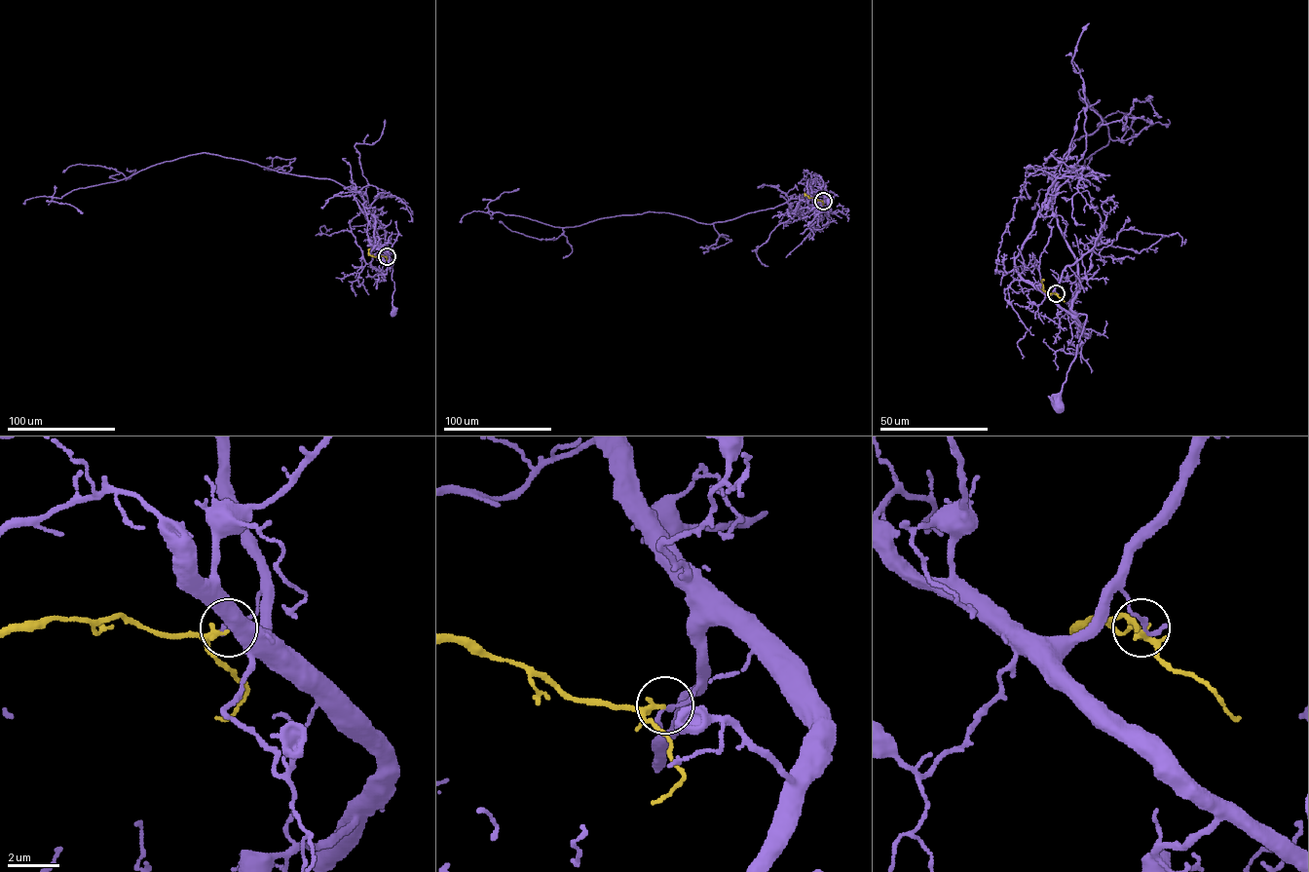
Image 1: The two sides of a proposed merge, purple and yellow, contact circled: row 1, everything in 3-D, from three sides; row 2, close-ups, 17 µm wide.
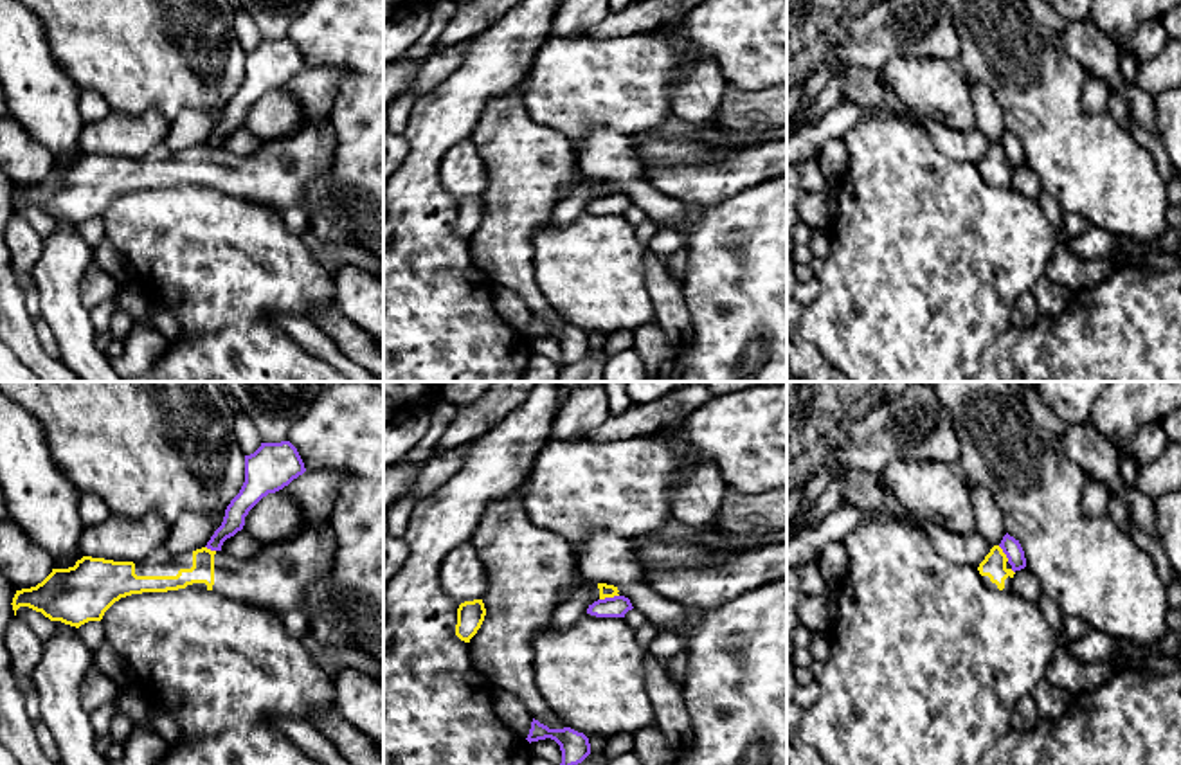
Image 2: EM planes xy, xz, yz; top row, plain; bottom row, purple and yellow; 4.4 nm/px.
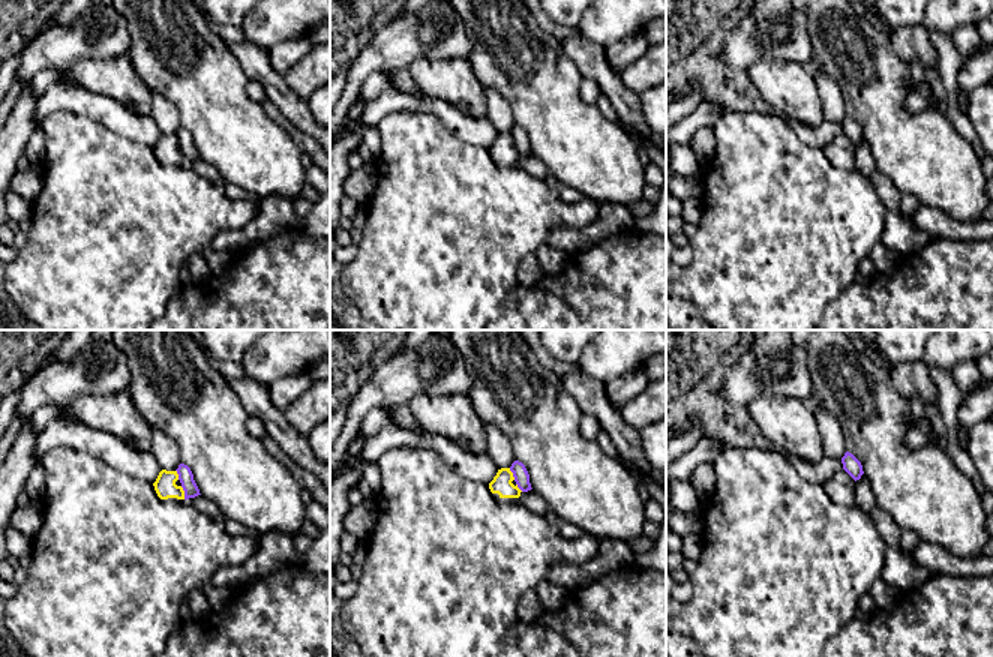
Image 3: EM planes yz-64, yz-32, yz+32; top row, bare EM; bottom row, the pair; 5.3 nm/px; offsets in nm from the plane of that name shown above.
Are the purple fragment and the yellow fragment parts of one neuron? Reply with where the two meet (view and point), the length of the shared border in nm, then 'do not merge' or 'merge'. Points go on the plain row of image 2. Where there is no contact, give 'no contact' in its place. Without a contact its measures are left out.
contact xz (609, 195); length 90 nm; do not merge

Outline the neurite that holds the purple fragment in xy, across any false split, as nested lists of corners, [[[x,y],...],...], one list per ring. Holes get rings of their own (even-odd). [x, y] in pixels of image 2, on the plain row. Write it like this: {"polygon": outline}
{"polygon": [[[290,38],[261,40],[254,50],[245,52],[245,79],[205,144],[221,148],[223,139],[243,126],[245,113],[263,94],[283,86],[304,68],[304,59]]]}

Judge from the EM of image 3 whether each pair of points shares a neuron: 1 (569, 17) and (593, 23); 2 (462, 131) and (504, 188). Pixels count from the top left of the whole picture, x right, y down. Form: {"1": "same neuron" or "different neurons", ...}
{"1": "different neurons", "2": "different neurons"}

